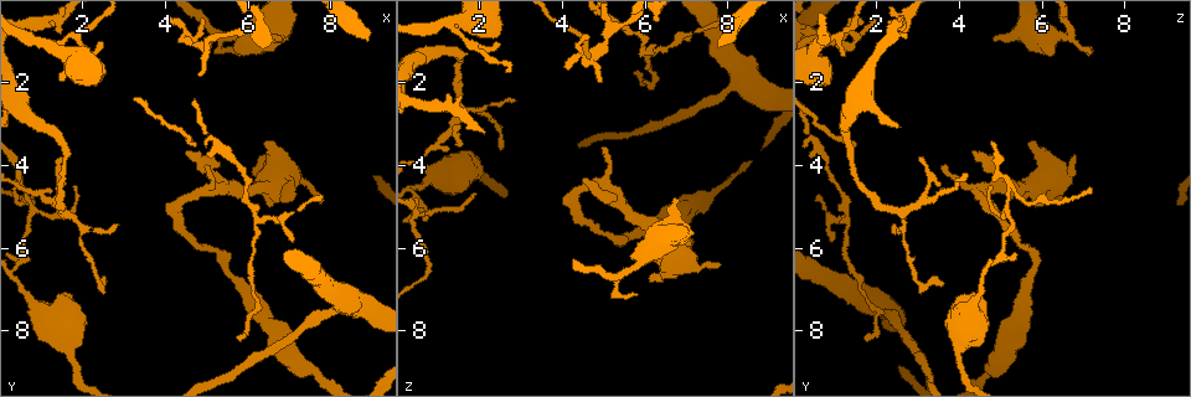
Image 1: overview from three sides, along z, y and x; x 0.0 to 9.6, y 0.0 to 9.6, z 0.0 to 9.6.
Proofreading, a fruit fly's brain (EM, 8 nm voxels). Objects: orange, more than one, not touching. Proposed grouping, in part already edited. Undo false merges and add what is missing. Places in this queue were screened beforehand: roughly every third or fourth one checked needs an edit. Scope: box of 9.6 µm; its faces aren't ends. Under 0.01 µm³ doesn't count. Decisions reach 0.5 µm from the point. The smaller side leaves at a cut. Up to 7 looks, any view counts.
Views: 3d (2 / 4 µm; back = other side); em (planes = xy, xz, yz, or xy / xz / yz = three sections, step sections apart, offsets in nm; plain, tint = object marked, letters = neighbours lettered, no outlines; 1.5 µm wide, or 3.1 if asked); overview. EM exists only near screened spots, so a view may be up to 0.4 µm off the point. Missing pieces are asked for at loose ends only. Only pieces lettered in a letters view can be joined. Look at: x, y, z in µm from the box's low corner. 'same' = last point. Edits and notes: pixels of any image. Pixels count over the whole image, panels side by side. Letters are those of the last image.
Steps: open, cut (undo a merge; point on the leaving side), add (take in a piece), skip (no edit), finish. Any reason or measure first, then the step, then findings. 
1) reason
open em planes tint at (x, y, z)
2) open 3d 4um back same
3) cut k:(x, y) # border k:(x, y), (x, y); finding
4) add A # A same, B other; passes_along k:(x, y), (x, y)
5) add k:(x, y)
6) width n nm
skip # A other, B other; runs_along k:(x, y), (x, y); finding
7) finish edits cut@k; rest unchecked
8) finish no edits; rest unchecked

branch stops here
open em planes letters at (5.75, 8.20, 1.75)

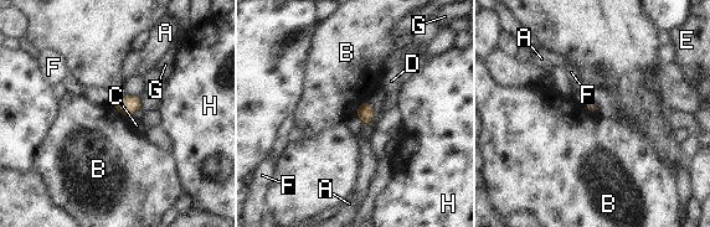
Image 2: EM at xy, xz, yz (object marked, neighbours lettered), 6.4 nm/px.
skip # A other, B other, C other, D other, E other, F other, G other, H other; border 2:(112, 104), (129, 118); none of them fits

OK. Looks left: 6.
branch stops here
open em yz step 4 tint at (1.45, 3.80, 3.05)

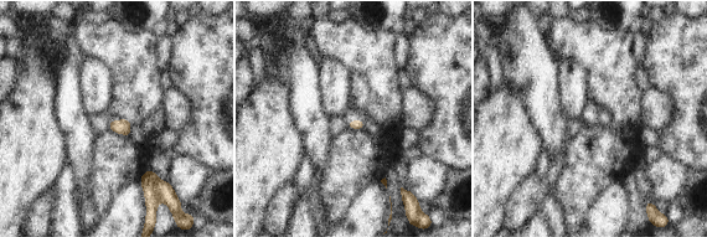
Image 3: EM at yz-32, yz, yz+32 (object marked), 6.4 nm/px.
open em xz step 4 letters same

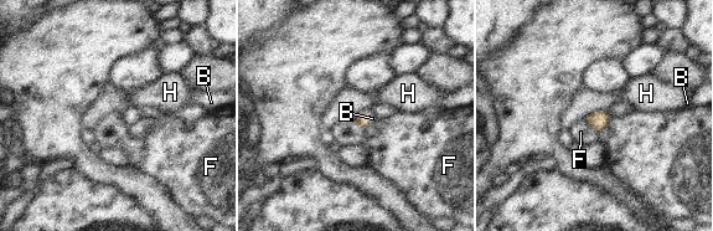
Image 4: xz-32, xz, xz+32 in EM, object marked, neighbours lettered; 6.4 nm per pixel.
width 90 nm
add B # B same, F other, H other; the neuron continues

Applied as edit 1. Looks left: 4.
branch stops here
open em planes letters at (2.40, 1.75, 0.95)

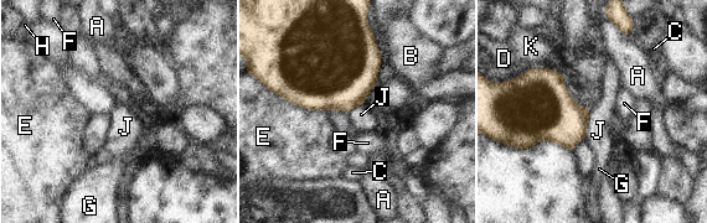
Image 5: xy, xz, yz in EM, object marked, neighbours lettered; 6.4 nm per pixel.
skip # A other, B other, C other, D other, E other, F other, G other, H other, J other, K other; border 5:(589, 108), (584, 138); none of them fits

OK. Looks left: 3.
finish edits add@4; rest unchecked

